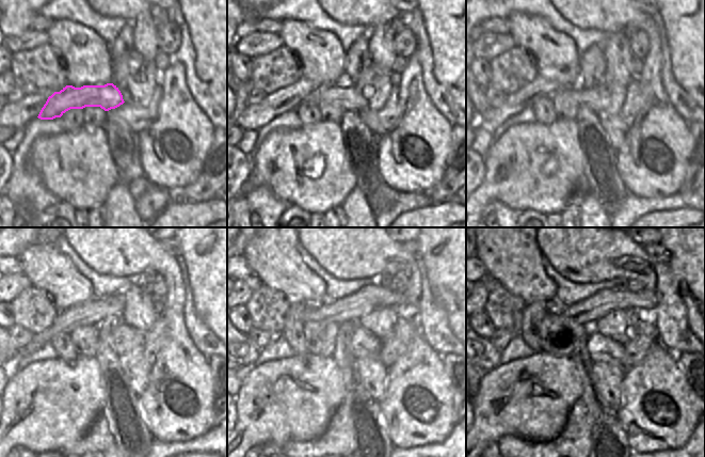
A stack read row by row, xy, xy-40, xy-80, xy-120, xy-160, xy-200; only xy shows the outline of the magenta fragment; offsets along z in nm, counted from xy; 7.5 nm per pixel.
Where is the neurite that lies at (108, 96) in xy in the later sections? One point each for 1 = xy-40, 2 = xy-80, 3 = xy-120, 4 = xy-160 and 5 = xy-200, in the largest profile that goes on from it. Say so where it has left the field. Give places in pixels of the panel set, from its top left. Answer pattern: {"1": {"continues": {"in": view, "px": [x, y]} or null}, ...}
{"1": {"continues": {"in": "xy-40", "px": [347, 97]}}, "2": {"continues": {"in": "xy-80", "px": [589, 97]}}, "3": {"continues": {"in": "xy-120", "px": [116, 339]}}, "4": {"continues": {"in": "xy-160", "px": [364, 343]}}, "5": {"continues": {"in": "xy-200", "px": [603, 348]}}}

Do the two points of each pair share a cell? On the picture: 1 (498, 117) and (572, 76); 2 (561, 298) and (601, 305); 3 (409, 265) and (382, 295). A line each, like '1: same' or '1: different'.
1: same
2: different
3: different

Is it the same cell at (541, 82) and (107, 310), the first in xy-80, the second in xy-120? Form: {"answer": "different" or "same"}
{"answer": "same"}

